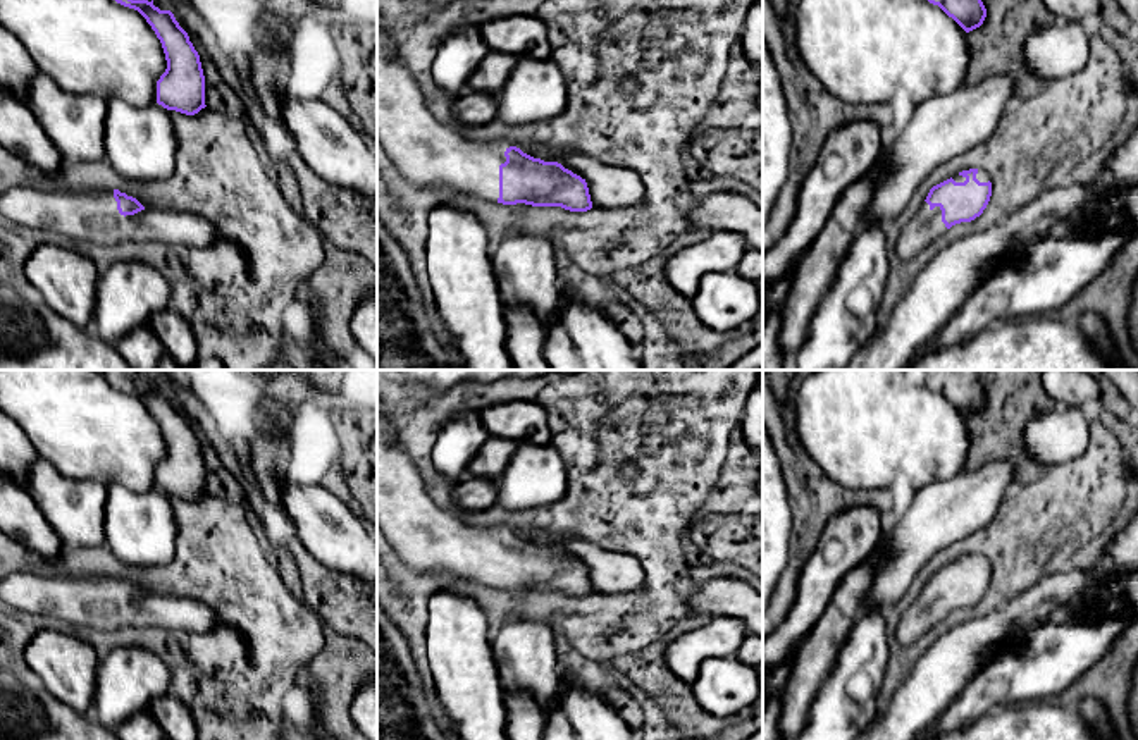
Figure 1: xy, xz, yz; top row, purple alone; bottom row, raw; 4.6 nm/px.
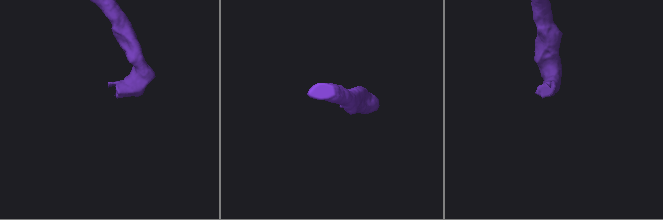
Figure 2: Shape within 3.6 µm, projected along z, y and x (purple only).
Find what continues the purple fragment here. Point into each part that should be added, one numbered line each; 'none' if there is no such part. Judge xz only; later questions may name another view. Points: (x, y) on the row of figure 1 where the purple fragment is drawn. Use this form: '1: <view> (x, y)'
1: xz (427, 154)

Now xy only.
1: xy (86, 215)

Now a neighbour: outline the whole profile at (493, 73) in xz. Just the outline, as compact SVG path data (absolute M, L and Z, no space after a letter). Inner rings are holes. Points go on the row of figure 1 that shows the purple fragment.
M489 52L467 81L467 91L498 95L508 83L516 59L506 53Z

